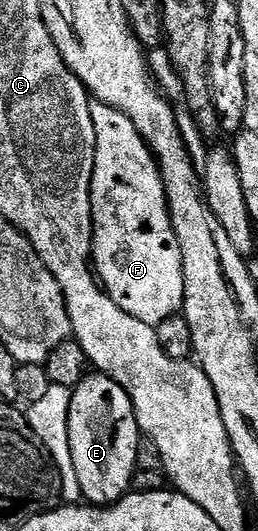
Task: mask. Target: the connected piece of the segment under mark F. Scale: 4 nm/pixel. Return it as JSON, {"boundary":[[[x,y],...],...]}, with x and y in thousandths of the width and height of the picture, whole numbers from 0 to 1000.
{"boundary":[[[360,190],[349,218],[364,226],[372,292],[357,333],[357,490],[364,514],[407,554],[422,554],[519,603],[605,616],[628,603],[686,597],[713,582],[713,514],[705,478],[651,407],[636,343],[585,284],[484,215]]]}

